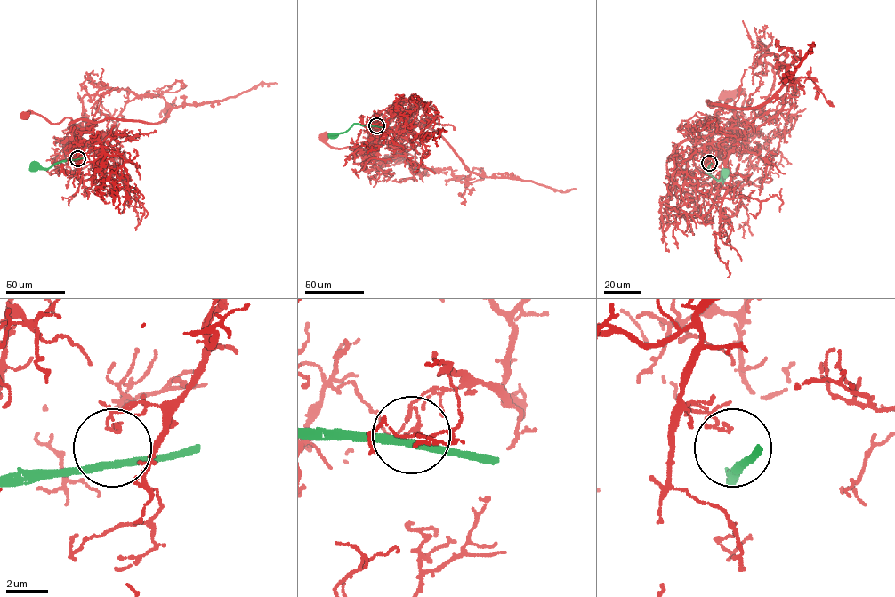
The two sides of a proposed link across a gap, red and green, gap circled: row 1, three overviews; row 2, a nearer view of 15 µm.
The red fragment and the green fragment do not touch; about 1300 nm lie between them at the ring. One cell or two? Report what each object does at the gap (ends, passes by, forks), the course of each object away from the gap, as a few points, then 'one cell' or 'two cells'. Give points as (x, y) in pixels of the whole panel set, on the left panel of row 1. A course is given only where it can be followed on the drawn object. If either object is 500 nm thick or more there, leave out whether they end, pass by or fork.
red ends; green passes by; course red (77, 157), (85, 143), (73, 136), (70, 118), (51, 124), (39, 115), (24, 116); course green (77, 158), (56, 163), (46, 168), (35, 165); two cells

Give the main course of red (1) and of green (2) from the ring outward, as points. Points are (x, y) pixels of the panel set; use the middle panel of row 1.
1: (376, 125), (381, 123), (384, 125), (372, 140), (369, 153), (355, 148), (331, 147), (323, 138)
2: (376, 126), (355, 124), (345, 132), (334, 135)

